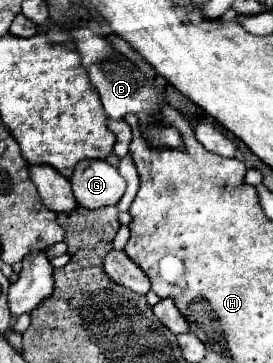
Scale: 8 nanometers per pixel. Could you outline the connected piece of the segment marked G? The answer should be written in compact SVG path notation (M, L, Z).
M83 159L75 165L71 187L79 207L101 209L117 205L125 191L125 179L107 161Z

